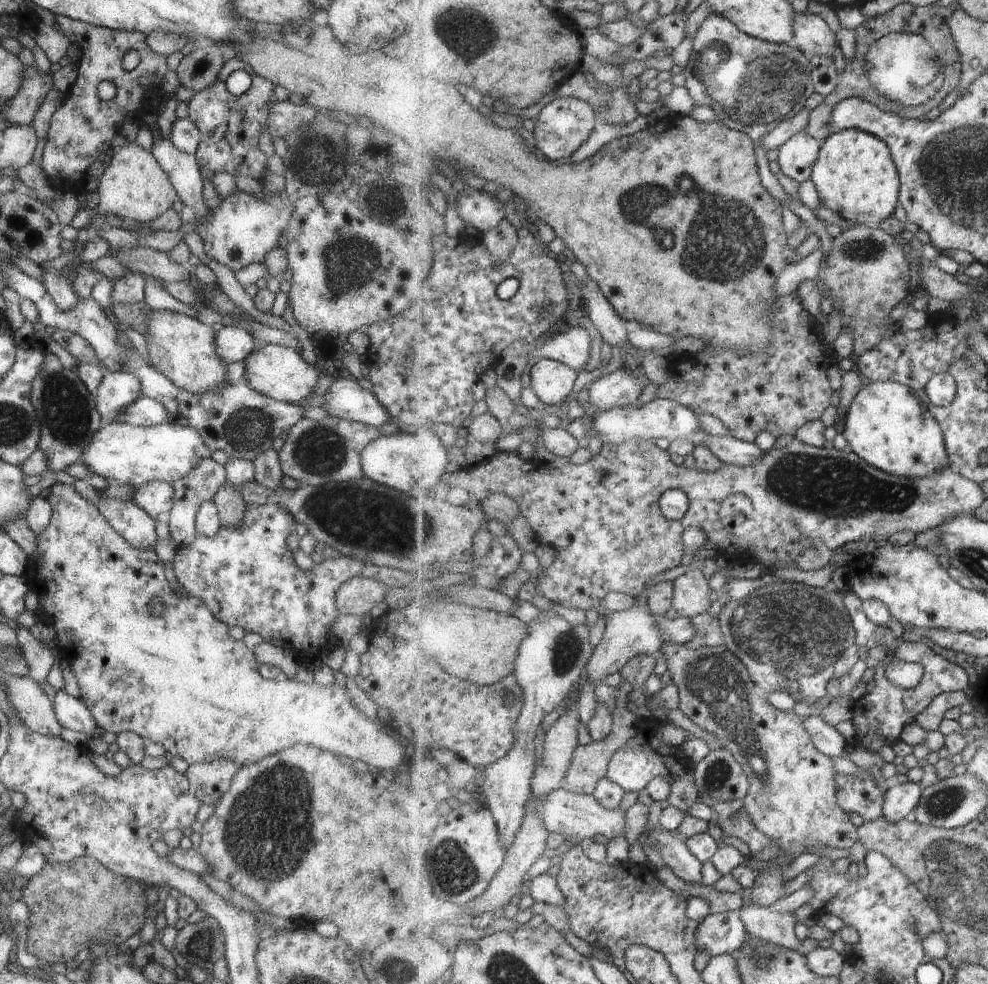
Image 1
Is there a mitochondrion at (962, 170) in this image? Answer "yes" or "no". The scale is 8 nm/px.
yes

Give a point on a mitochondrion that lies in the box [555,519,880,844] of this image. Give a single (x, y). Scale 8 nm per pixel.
(792, 635)

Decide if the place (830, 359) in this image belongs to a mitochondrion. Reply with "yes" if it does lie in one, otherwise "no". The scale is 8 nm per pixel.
no

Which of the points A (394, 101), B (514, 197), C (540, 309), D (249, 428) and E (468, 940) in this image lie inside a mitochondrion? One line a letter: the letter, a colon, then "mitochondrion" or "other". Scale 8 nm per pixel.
A: other
B: other
C: mitochondrion
D: mitochondrion
E: other

